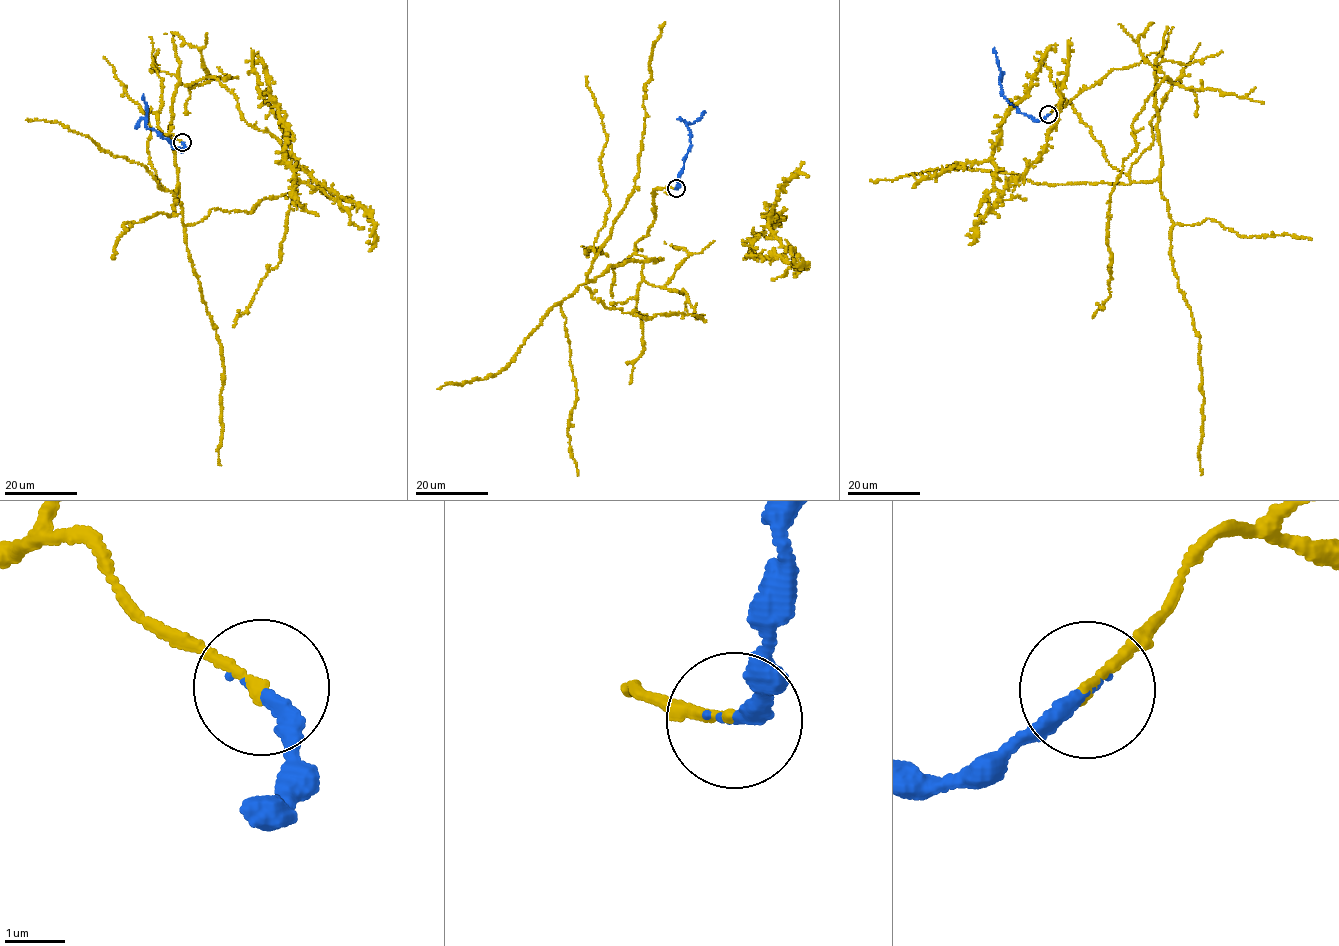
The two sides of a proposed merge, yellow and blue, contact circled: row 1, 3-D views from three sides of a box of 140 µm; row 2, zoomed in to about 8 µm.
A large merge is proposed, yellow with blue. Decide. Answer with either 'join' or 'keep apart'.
join

